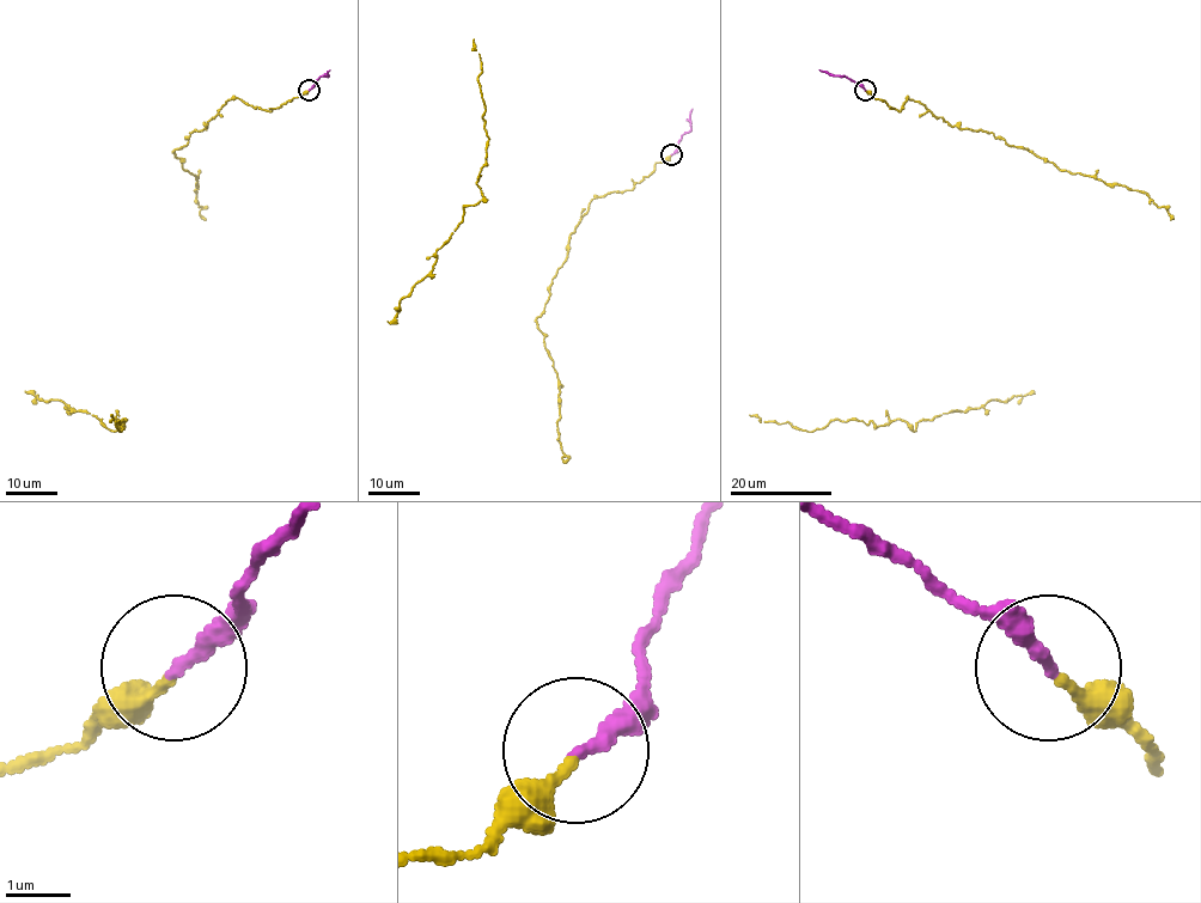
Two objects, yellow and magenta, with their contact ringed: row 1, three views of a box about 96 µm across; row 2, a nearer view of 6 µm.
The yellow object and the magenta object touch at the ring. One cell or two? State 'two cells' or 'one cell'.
one cell

